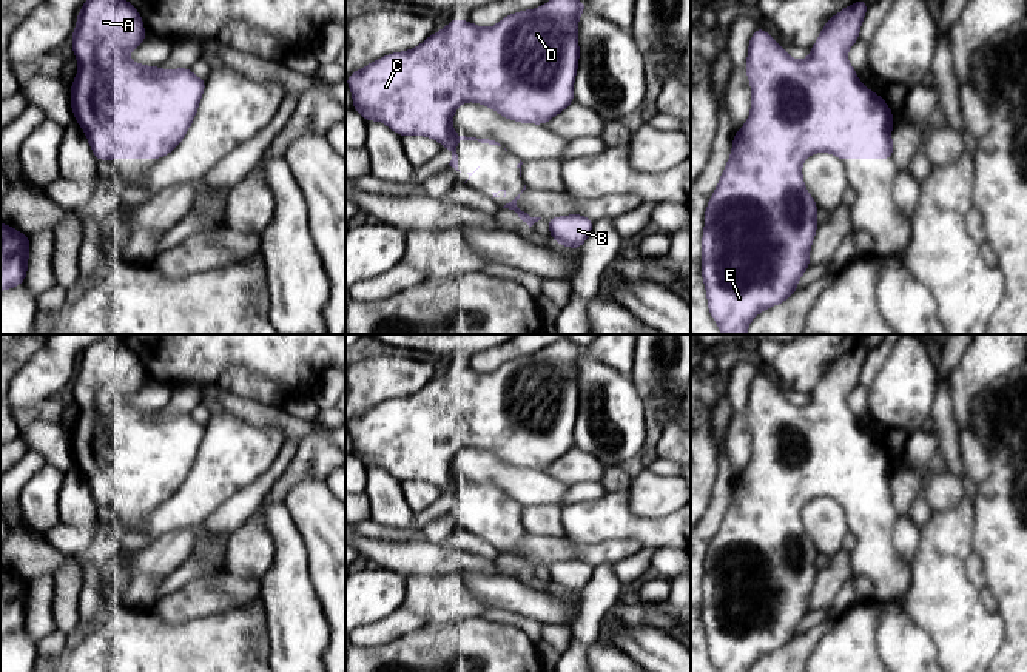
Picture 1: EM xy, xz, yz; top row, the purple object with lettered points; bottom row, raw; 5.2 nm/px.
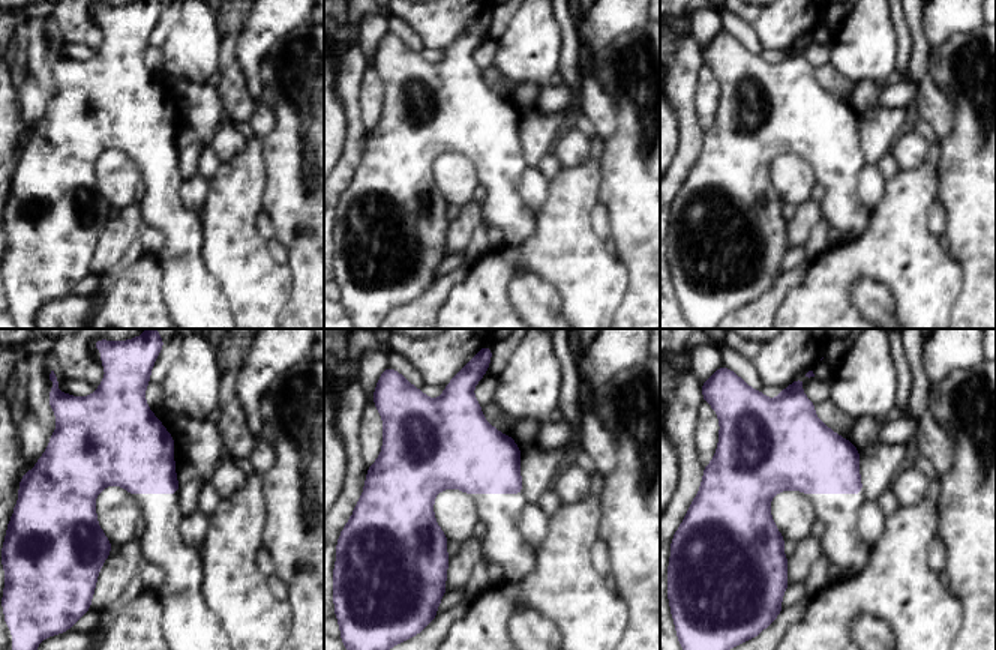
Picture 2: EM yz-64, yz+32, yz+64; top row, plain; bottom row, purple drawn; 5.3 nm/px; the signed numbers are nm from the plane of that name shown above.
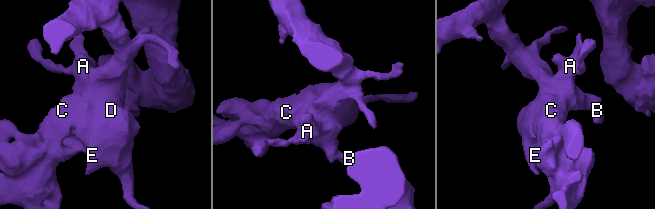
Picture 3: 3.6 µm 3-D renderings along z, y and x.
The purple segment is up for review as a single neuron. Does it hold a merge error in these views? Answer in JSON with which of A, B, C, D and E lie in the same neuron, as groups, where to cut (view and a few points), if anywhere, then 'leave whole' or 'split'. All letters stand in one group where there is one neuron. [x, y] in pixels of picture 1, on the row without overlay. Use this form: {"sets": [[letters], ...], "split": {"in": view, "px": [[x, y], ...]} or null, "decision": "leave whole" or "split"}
{"sets": [["A", "B", "C", "D", "E"]], "split": null, "decision": "leave whole"}

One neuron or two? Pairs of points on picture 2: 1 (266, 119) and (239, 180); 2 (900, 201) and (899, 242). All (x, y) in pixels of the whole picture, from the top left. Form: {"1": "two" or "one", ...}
{"1": "two", "2": "one"}

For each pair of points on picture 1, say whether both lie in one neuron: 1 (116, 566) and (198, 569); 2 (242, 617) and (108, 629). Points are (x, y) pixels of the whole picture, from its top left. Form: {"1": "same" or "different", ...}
{"1": "different", "2": "same"}

